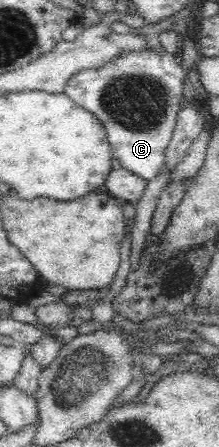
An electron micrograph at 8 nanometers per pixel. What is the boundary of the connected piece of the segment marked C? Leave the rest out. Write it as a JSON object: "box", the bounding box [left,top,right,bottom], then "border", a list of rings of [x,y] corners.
{"box":[65,45,193,179],"border":[[[148,45],[134,51],[122,49],[120,55],[112,57],[97,69],[86,69],[75,73],[68,79],[65,93],[73,103],[92,113],[104,126],[113,157],[118,159],[122,168],[145,179],[154,179],[162,170],[165,150],[174,135],[181,100],[184,99],[185,81],[193,80],[187,76],[182,64],[176,62],[176,55],[163,45]]]}

